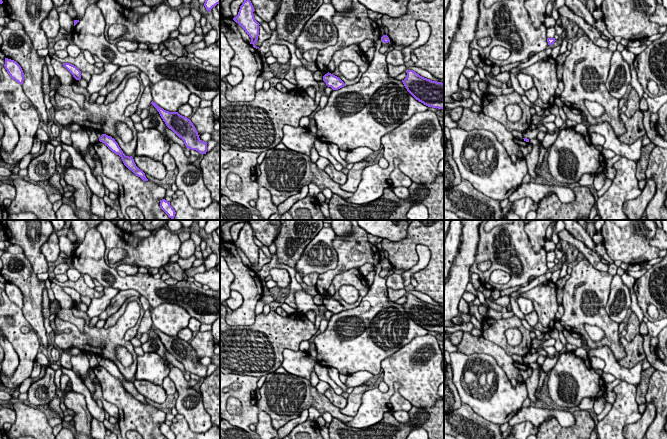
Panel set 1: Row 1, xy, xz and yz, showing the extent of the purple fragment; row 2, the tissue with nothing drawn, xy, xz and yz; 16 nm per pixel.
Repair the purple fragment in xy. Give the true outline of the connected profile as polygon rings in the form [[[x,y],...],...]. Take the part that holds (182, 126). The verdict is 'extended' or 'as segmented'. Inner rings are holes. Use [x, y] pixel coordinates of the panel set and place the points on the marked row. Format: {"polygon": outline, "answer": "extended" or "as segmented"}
{"polygon": [[[155,102],[151,104],[157,109],[166,126],[184,141],[187,148],[206,154],[207,142],[199,138],[199,134],[190,119],[178,112],[169,112],[159,107]]], "answer": "as segmented"}

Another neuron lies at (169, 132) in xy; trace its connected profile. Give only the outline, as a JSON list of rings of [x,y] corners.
[[[166,127],[165,132],[170,139],[172,139],[178,145],[180,145],[183,150],[185,149],[184,141],[181,138],[179,138],[171,129]]]

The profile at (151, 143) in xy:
[[[146,128],[143,132],[137,132],[135,156],[146,156],[161,162],[169,148],[168,138],[159,130]]]

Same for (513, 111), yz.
[[[510,104],[506,106],[505,111],[510,122],[517,122],[522,117],[522,110],[518,104]]]

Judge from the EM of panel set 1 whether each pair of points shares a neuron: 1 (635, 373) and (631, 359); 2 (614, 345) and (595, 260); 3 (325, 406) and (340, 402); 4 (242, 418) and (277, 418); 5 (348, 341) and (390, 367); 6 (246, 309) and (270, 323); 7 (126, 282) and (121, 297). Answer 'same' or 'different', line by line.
1: different
2: different
3: different
4: different
5: different
6: different
7: different

